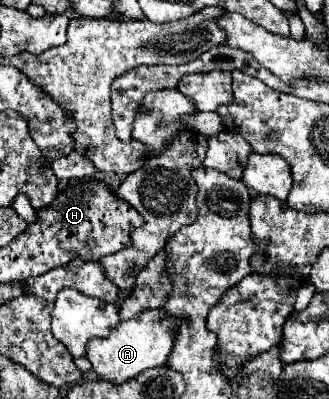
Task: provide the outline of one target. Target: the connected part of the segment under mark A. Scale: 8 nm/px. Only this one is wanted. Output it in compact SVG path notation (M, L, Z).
M149 309L141 315L121 321L105 339L93 339L87 347L87 359L91 361L97 375L111 383L125 383L137 377L141 371L151 367L167 367L169 351L173 349L173 335L179 317L165 313L163 309Z

